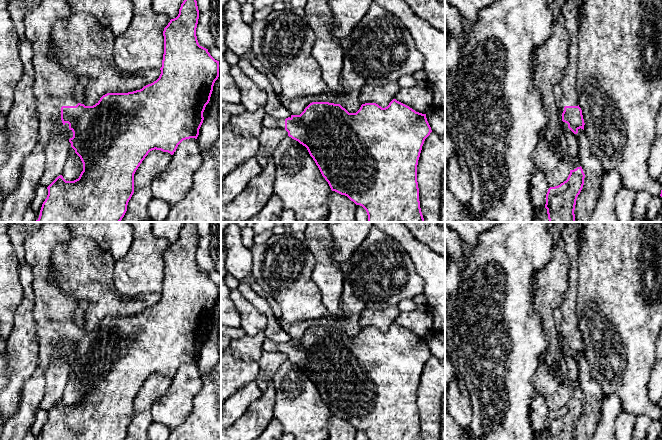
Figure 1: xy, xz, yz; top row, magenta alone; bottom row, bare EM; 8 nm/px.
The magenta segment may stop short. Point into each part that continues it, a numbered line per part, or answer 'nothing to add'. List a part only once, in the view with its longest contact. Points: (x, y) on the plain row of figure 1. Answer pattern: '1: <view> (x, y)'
1: xy (53, 312)

